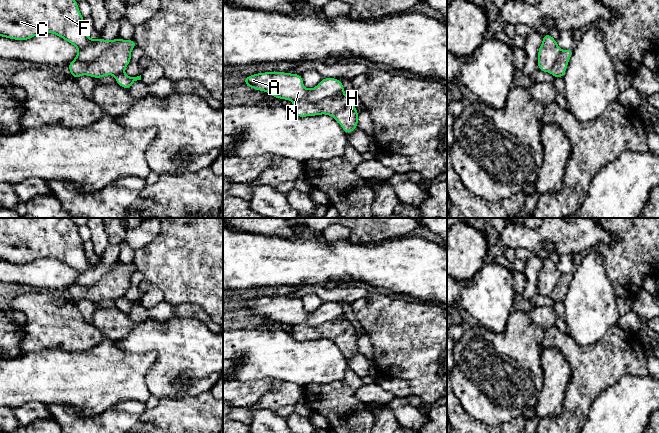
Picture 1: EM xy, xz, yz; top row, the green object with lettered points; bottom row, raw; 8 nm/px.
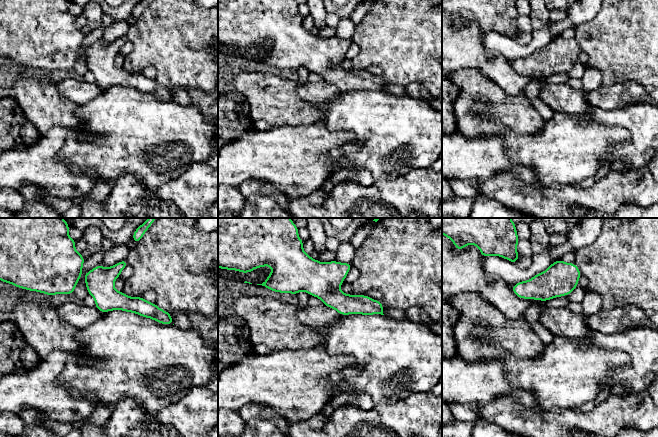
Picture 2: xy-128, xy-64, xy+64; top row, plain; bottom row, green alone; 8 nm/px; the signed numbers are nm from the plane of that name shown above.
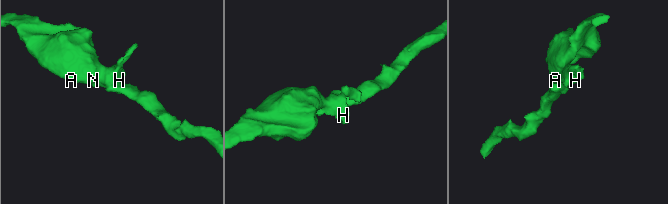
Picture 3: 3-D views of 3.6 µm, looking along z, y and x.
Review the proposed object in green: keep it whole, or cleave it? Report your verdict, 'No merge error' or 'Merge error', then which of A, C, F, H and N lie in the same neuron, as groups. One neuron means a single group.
Merge error. Groups: A C F N / H

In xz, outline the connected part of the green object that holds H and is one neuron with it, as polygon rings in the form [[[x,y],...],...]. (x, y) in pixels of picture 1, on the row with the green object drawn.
[[[347,95],[330,97],[315,103],[293,101],[293,113],[297,117],[329,115],[341,125],[348,135],[358,127],[359,113]]]

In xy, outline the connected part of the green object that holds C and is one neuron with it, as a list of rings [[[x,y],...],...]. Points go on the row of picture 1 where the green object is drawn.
[[[0,0],[0,36],[24,41],[37,35],[52,33],[68,41],[78,49],[73,61],[78,60],[86,64],[95,63],[104,52],[118,45],[120,38],[109,41],[102,38],[91,39],[85,32],[84,17],[78,9],[78,4],[75,0]]]

